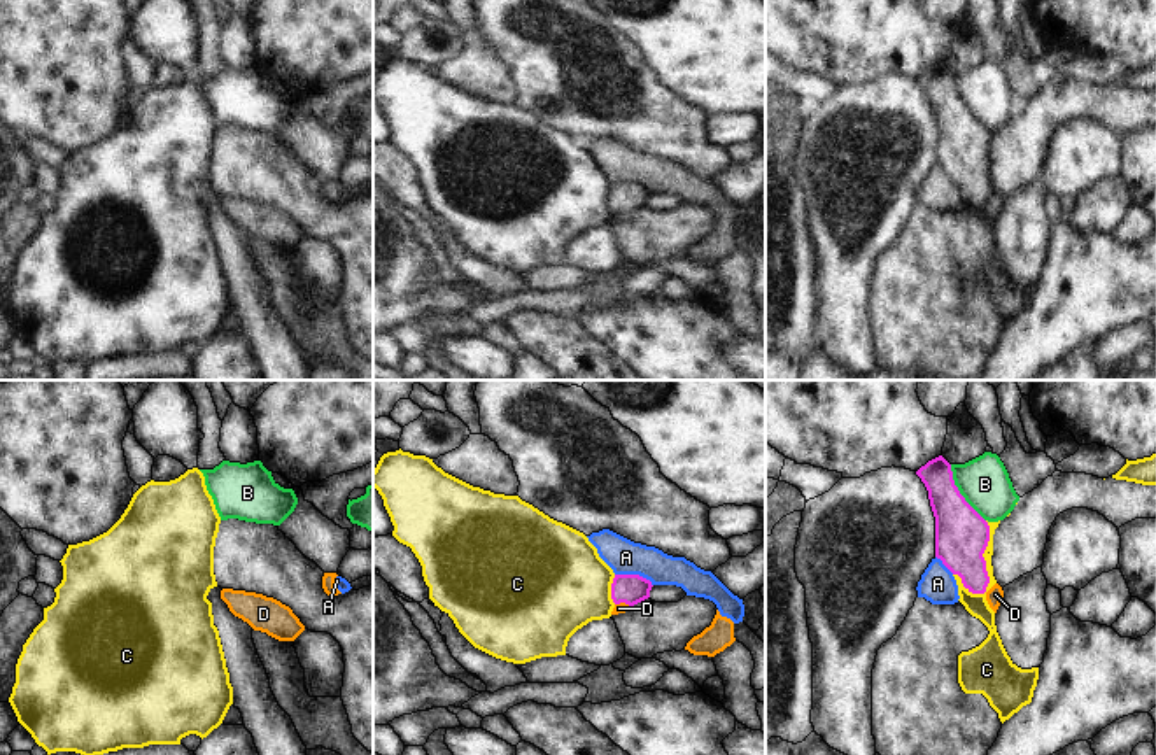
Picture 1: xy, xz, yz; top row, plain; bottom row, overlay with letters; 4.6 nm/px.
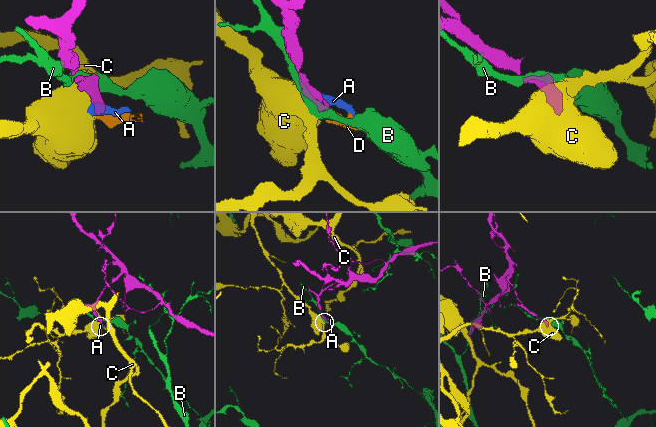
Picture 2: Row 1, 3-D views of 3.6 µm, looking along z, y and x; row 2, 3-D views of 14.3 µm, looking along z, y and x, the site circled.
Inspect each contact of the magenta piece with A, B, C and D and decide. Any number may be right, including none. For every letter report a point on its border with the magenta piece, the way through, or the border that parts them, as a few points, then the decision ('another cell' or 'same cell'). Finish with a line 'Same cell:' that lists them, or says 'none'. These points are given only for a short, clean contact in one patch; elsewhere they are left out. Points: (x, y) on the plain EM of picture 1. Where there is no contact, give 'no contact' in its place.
A: meets magenta in xz at (634, 183); border along xz (615, 181), (638, 181), (652, 193); another cell
B: meets magenta in yz at (958, 100); another cell
C: meets magenta in yz at (985, 170); another cell
D: meets magenta in xz at (622, 209); border along xz (615, 211), (629, 214); another cell
Same cell: none

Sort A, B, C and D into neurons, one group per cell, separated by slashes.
A D / B / C

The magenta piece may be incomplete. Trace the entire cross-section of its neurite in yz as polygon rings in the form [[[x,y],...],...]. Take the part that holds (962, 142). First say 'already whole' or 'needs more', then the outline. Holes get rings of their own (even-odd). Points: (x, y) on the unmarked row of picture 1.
already whole; [[[935,65],[916,82],[928,98],[935,124],[935,165],[962,186],[972,201],[984,201],[990,191],[983,165],[990,149],[988,130],[965,109],[953,88],[951,72]]]

